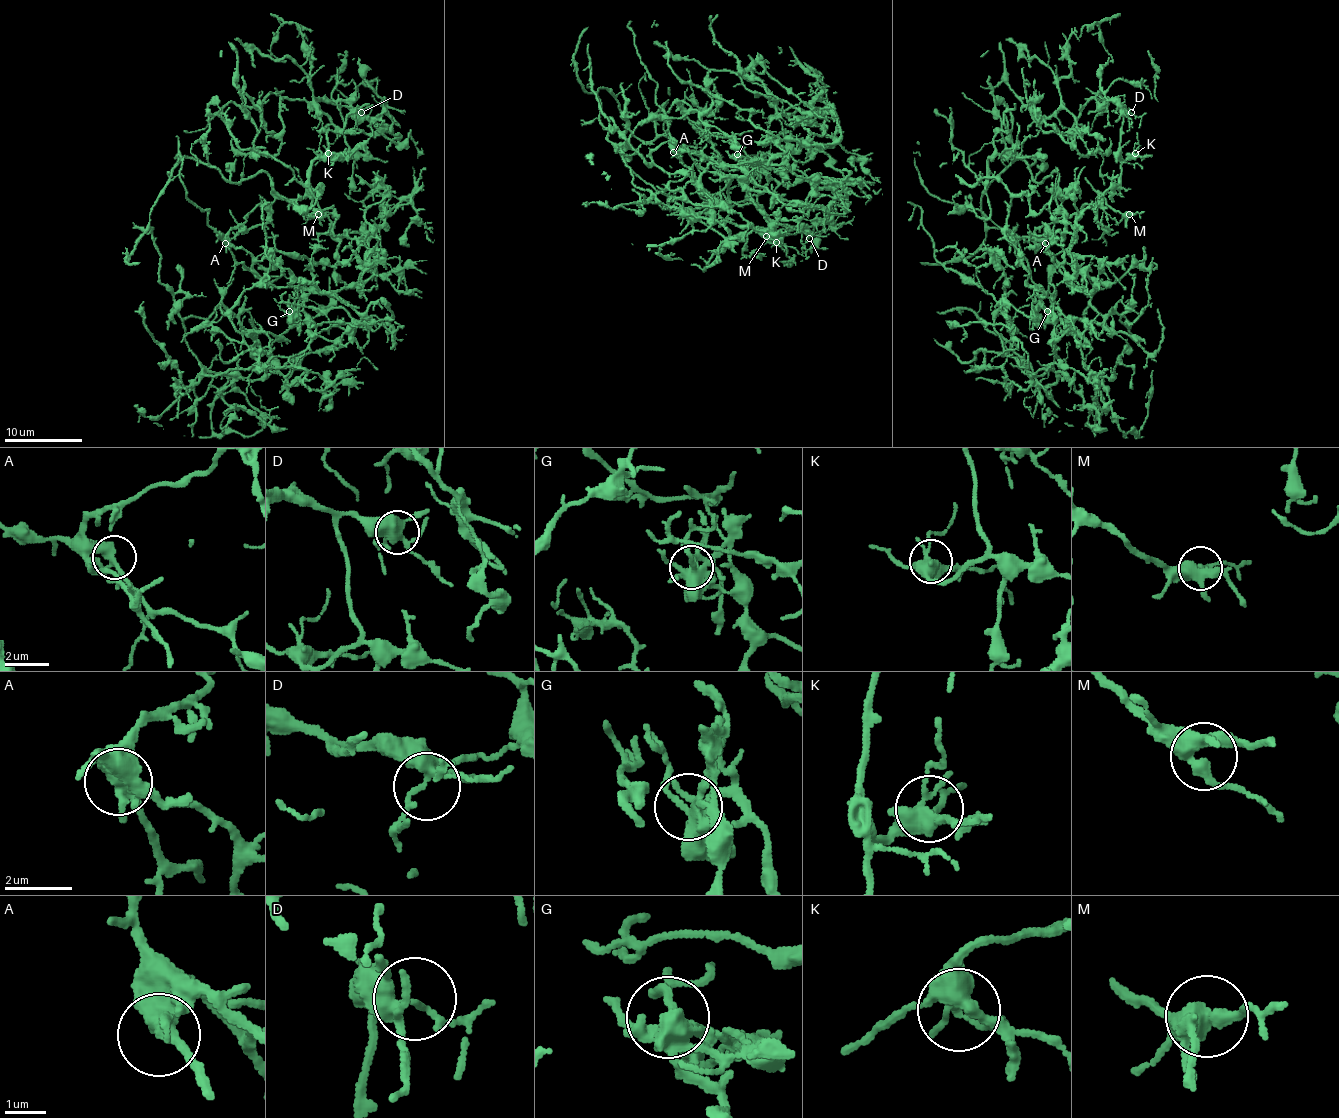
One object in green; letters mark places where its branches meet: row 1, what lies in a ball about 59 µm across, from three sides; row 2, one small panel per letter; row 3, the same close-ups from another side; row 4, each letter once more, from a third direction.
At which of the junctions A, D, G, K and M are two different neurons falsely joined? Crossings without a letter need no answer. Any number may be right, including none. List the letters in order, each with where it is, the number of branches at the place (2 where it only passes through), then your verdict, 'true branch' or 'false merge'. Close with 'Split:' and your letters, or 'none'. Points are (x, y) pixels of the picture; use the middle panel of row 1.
A: (673, 152) | 3 | true branch
D: (809, 238) | 6 | true branch
G: (737, 154) | 6 | true branch
K: (776, 242) | 5 | true branch
M: (766, 236) | 2 | true branch
Split: none

